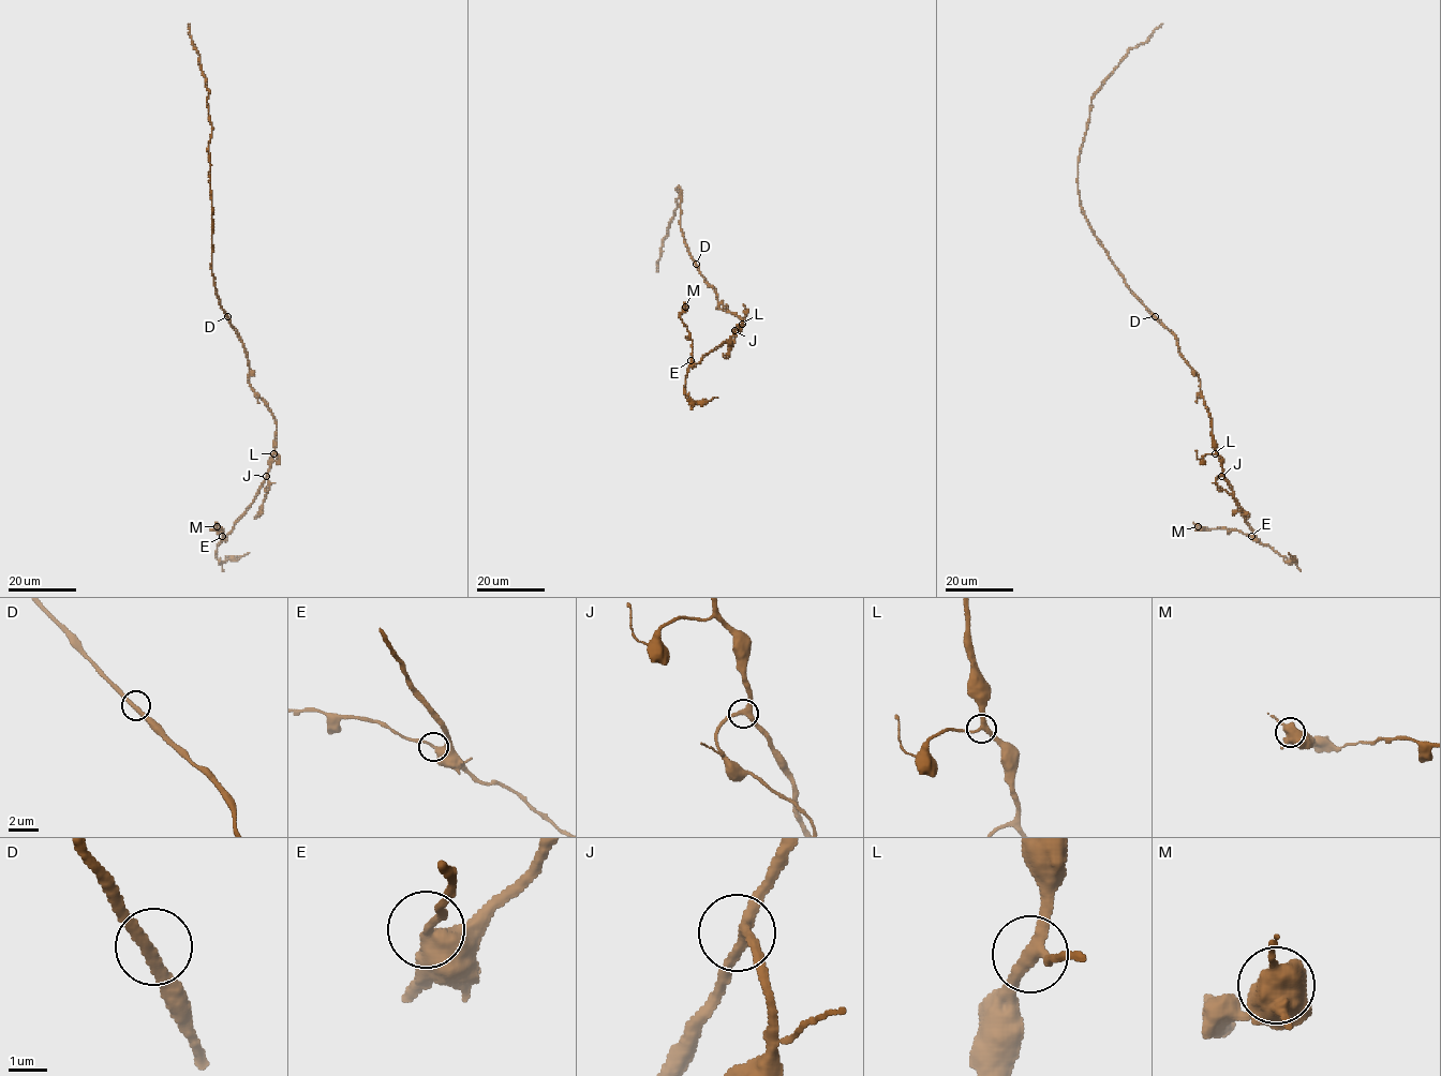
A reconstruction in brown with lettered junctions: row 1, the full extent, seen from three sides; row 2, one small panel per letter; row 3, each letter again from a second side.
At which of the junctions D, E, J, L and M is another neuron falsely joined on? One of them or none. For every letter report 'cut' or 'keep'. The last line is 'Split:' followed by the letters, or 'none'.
D: keep
E: keep
J: keep
L: keep
M: keep
Split: none

